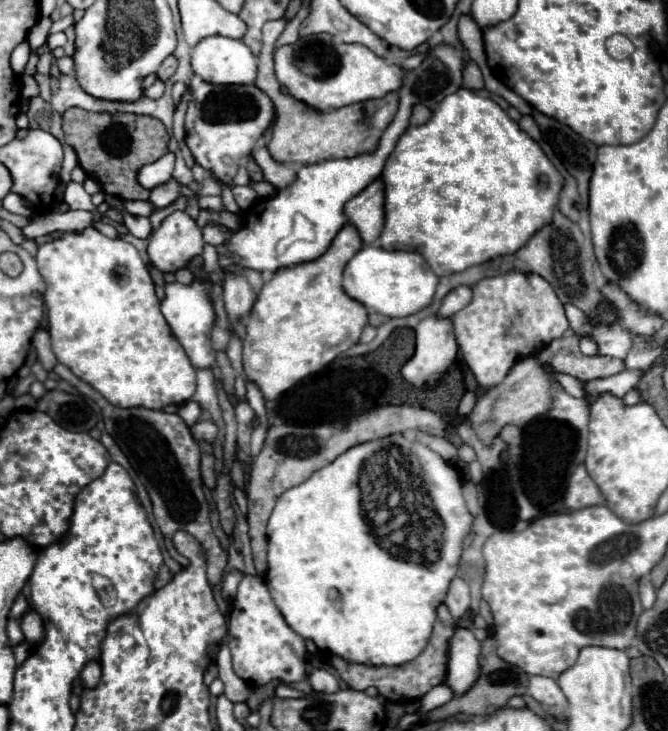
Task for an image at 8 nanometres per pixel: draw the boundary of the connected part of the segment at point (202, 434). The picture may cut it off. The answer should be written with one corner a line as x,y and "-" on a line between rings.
195,422
191,426
191,432
197,440
205,440
205,442
215,442
217,436
217,426
213,422

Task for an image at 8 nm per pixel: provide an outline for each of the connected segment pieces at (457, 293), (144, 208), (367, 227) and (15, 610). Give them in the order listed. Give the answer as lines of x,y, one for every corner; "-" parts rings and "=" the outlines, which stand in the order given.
457,286
443,298
443,304
439,308
439,316
449,318
455,312
463,310
469,302
471,302
471,288
469,286
=
123,202
123,206
133,216
151,216
155,212
155,206
151,202
=
377,178
343,208
347,222
353,224
363,244
373,244
383,230
383,180
=
19,594
17,600
15,600
15,604
13,604
13,608
11,608
11,616
13,616
13,618
21,618
21,616
23,616
25,612
29,612
29,610
31,610
31,606
27,604
25,596

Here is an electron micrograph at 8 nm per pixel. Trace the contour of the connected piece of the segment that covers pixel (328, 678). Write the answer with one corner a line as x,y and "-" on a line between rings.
325,668
311,670
309,672
309,682
311,682
315,692
337,692
339,690
337,678
329,670
325,670

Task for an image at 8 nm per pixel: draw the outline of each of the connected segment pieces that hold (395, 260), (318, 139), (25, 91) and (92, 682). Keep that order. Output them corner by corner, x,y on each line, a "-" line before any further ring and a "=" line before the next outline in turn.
363,246
343,268
343,290
353,300
361,302
367,310
375,310
383,316
401,318
415,314
431,304
439,278
423,256
417,252
383,250
375,246
=
285,18
267,22
263,26
263,48
257,56
255,86
261,88
273,100
273,104
277,108
273,138
267,146
269,154
277,162
317,164
317,162
331,160
331,158
353,158
363,152
373,152
377,148
381,134
385,132
385,128
389,126
389,122
393,120
393,116
397,112
397,104
399,104
397,92
389,92
387,96
383,96
379,100
367,100
367,102
343,106
343,108
331,110
331,112
319,112
319,110
305,106
303,102
283,94
279,82
275,80
275,72
273,72
273,50
275,50
275,42
281,36
281,32
285,30
285,26
287,26
=
21,76
21,96
23,98
33,98
39,94
39,84
33,76
=
89,660
89,662
85,664
85,668
81,670
80,678
87,688
95,688
95,686
97,686
97,682
99,682
99,678
101,678
101,666
97,664
97,660

